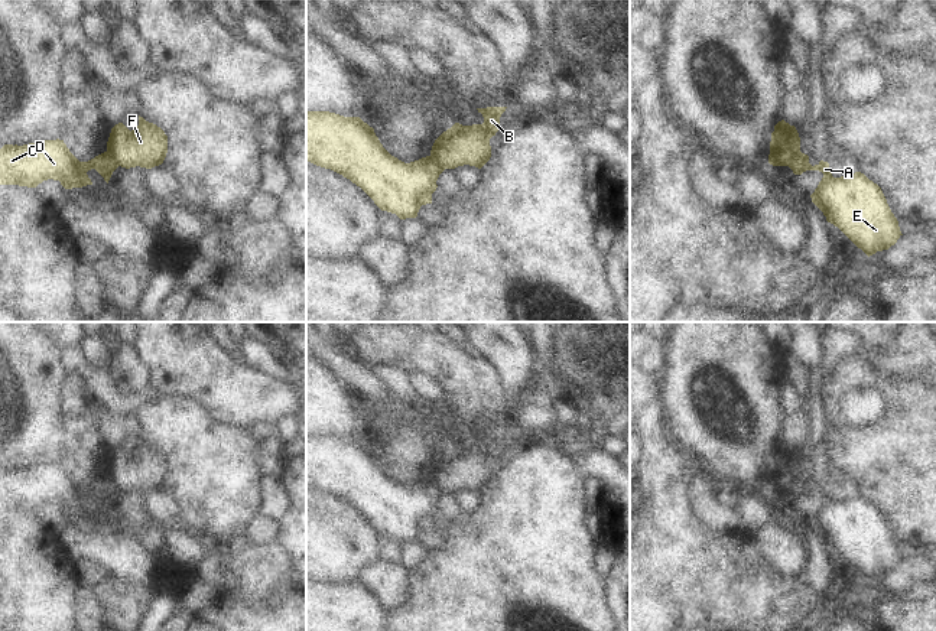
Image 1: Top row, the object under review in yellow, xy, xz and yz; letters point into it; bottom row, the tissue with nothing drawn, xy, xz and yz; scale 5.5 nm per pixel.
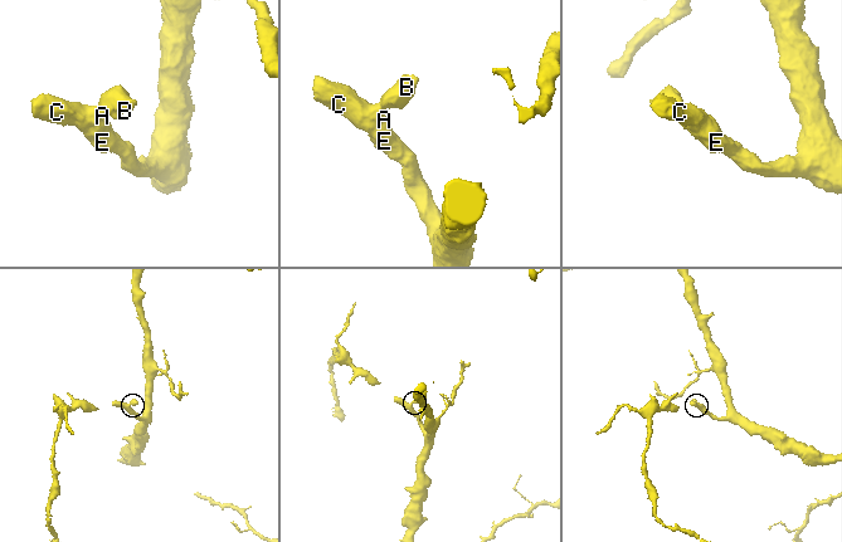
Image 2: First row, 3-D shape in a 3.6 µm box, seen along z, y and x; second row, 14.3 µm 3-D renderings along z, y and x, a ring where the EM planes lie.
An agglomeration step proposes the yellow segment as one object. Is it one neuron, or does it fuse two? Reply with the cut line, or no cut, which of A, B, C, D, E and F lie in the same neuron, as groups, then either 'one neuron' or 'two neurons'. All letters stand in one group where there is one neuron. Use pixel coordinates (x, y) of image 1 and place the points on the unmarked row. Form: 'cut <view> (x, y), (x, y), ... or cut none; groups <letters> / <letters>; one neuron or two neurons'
cut xz (431, 477), (444, 493); groups A C D E / B F; two neurons

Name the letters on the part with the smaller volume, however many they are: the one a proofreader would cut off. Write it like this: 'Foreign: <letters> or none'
Foreign: B, F

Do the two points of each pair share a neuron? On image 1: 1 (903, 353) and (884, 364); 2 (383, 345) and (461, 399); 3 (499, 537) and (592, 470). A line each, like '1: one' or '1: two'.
1: one
2: one
3: two

